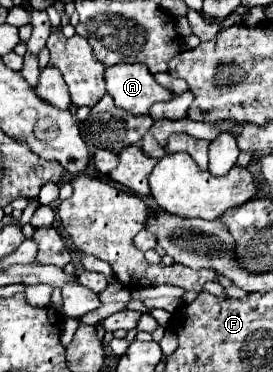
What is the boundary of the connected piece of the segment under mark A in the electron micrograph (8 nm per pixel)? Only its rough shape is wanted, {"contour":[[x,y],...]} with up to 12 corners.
{"contour":[[112,65],[106,91],[116,107],[148,115],[174,99],[146,65]]}

